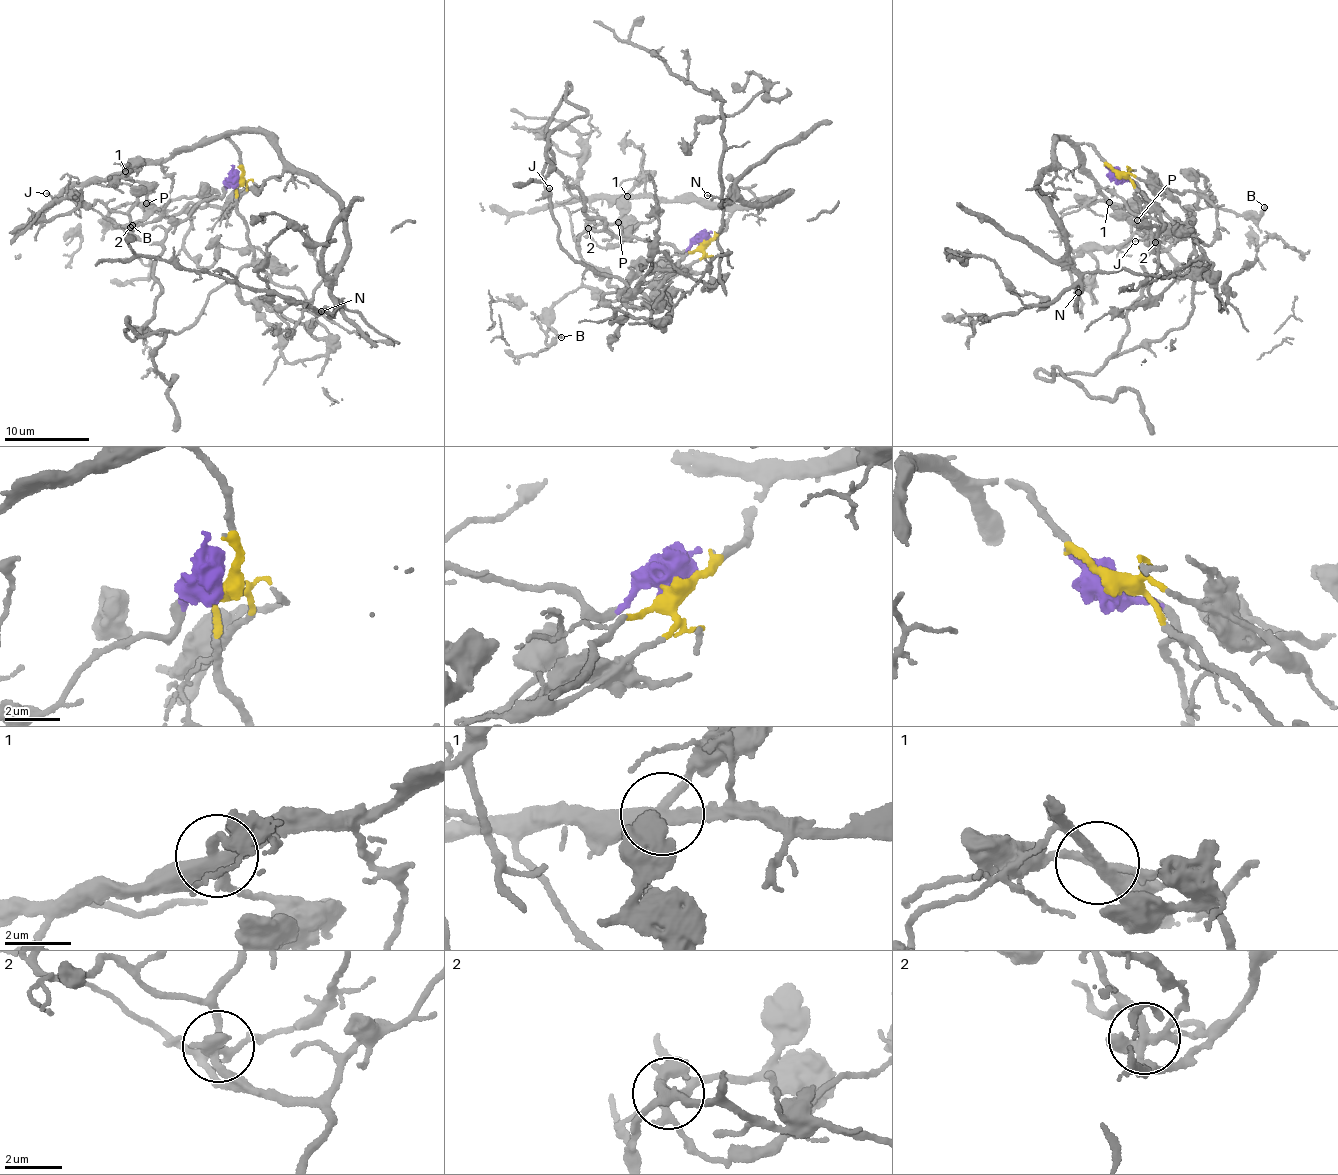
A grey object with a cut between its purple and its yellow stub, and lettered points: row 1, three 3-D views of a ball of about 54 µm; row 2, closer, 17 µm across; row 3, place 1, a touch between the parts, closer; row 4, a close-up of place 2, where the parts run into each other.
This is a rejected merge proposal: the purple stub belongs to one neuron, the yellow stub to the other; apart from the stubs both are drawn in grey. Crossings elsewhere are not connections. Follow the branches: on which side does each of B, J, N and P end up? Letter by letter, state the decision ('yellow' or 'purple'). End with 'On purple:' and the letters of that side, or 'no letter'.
B: purple
J: yellow
N: yellow
P: purple
On purple: B, P

